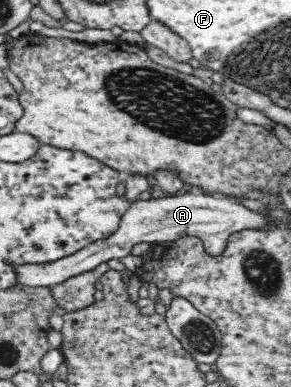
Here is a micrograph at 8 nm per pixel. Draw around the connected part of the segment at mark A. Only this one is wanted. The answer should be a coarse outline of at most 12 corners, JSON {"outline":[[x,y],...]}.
{"outline":[[224,195],[135,200],[118,230],[72,256],[20,265],[17,281],[51,287],[136,243],[200,238],[209,255],[232,233],[275,218]]}

